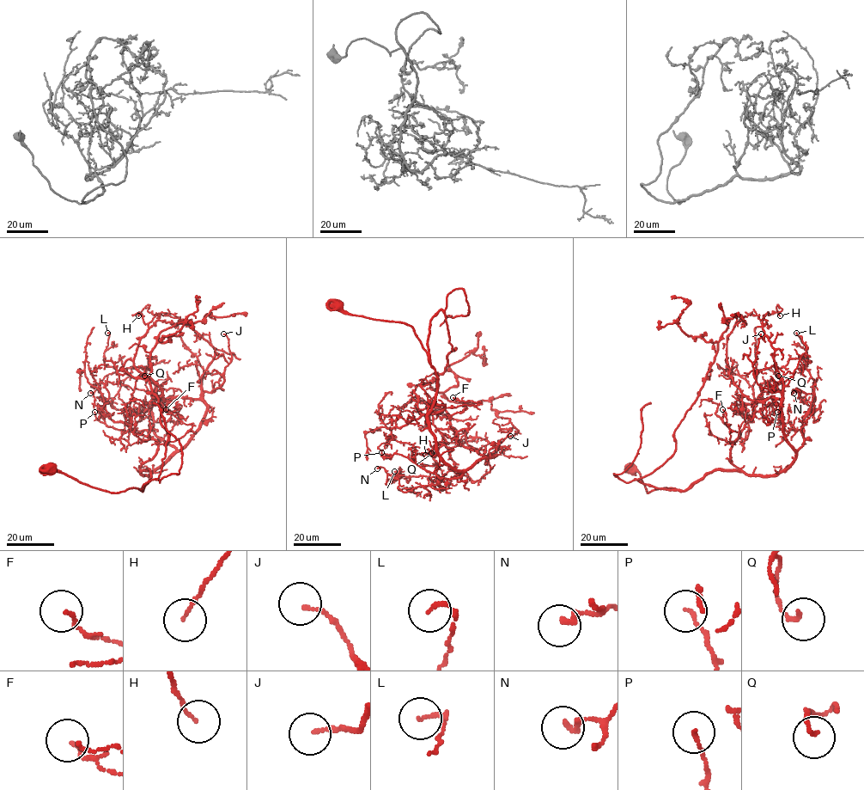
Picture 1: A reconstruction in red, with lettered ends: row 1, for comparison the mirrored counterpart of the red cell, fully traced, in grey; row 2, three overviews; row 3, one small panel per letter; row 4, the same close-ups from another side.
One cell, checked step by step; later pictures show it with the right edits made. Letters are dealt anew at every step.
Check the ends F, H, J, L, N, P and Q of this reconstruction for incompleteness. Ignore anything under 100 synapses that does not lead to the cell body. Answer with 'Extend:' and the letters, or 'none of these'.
Extend: none of these

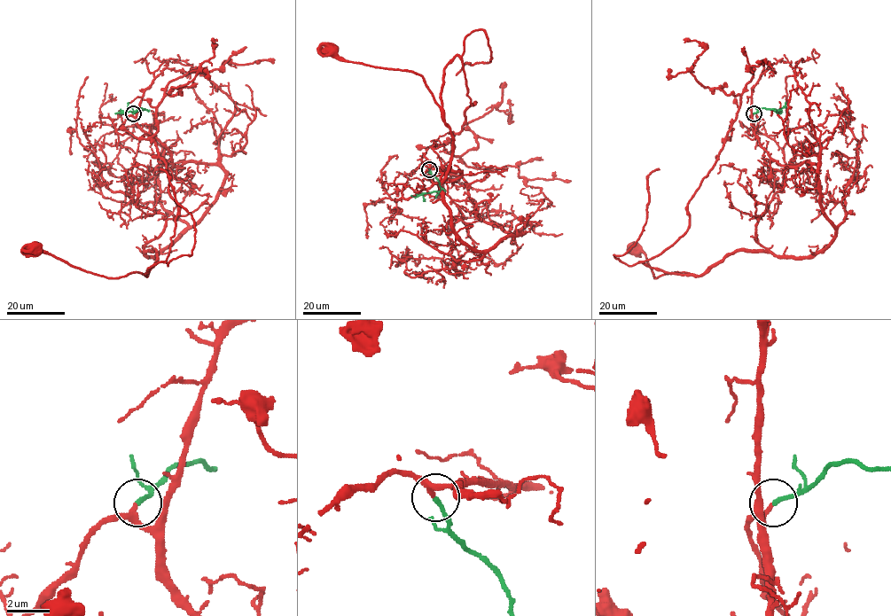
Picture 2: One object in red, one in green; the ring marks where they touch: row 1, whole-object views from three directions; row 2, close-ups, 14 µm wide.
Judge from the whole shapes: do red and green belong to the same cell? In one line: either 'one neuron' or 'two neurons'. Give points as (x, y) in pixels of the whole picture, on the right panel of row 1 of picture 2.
one neuron

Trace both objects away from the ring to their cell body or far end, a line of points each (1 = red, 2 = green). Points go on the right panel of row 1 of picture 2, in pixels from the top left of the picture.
1: (753, 113), (772, 159), (816, 164), (834, 238), (809, 257), (734, 251), (699, 276), (655, 277), (634, 249)
2: (753, 113), (764, 108), (776, 109), (777, 112), (785, 106), (785, 102)

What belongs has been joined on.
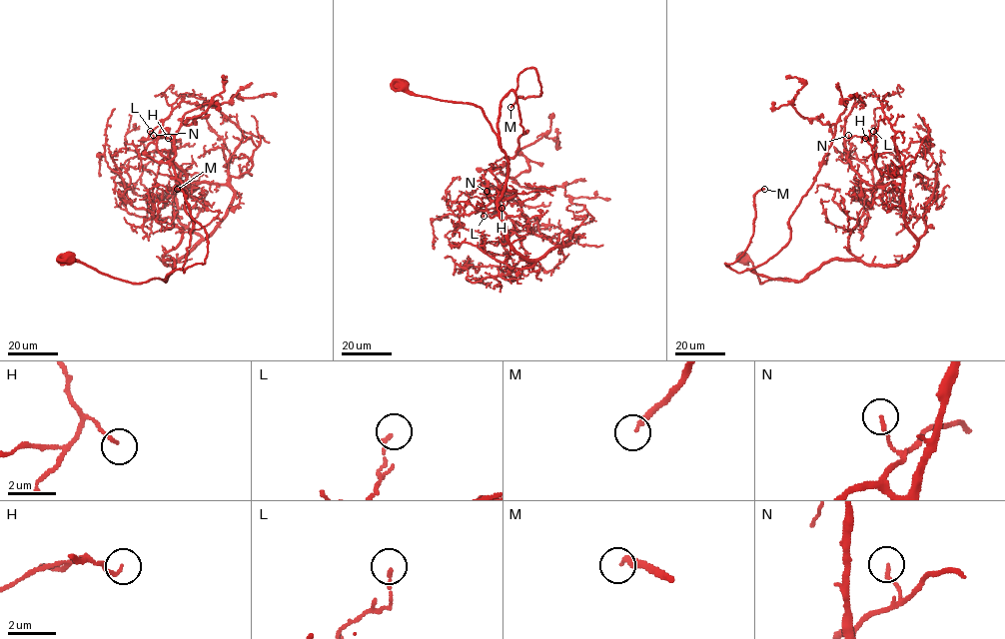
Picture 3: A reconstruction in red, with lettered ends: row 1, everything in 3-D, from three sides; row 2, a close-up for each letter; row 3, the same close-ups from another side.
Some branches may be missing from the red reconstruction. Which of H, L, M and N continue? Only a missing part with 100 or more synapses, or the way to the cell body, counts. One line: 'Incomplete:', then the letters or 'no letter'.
Incomplete: M

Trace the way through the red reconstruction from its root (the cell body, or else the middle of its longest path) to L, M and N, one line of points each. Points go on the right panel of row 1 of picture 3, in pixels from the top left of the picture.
L: (743, 258), (760, 283), (907, 258), (902, 185), (868, 185), (846, 157), (873, 131)
M: (743, 258), (760, 283), (792, 280), (736, 273), (725, 264), (750, 242), (754, 195), (764, 189)
N: (743, 258), (762, 283), (914, 252), (902, 185), (863, 181), (848, 135)

